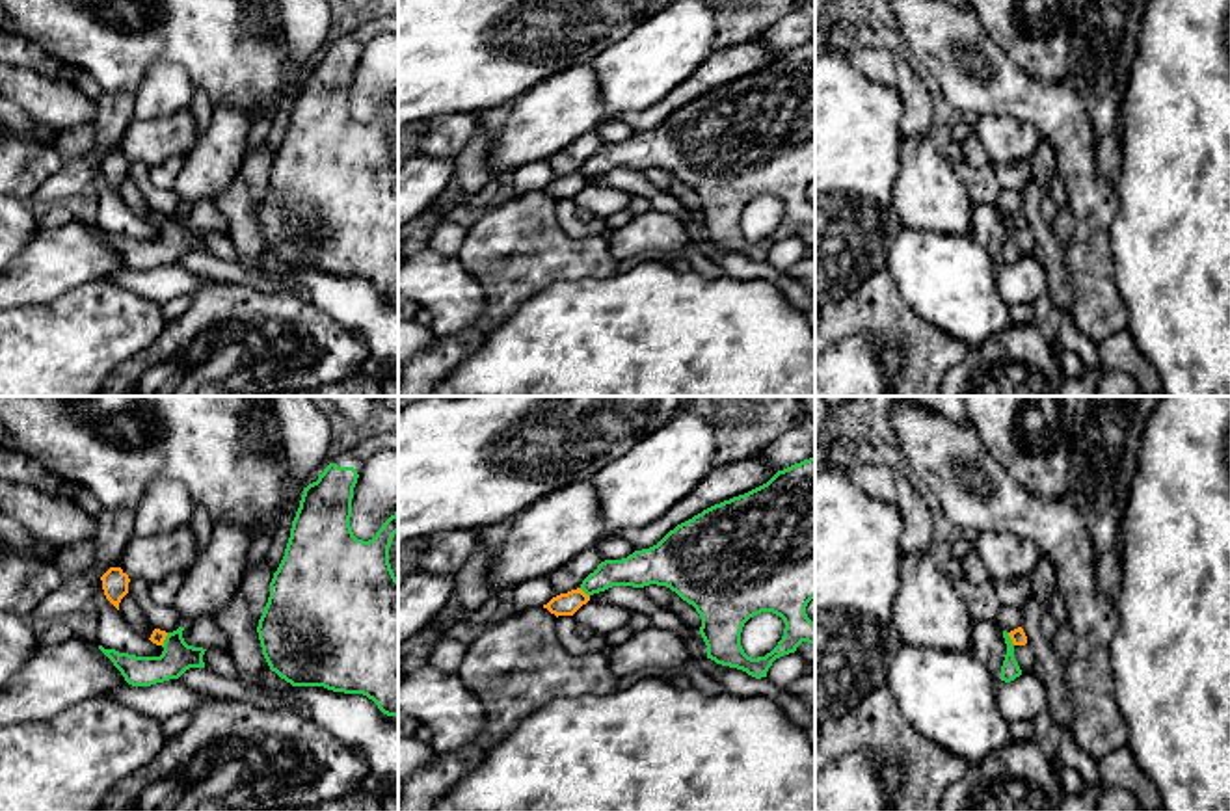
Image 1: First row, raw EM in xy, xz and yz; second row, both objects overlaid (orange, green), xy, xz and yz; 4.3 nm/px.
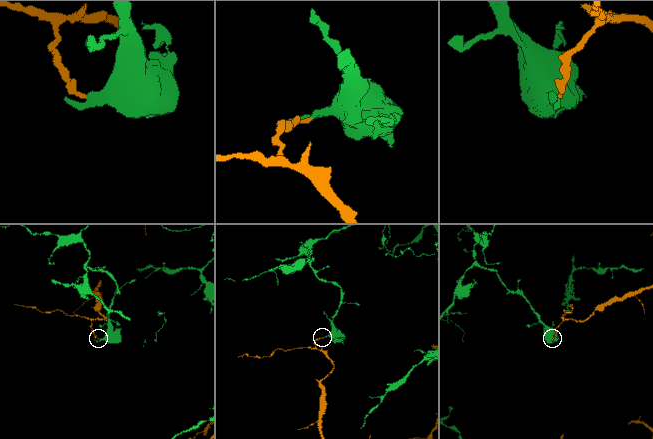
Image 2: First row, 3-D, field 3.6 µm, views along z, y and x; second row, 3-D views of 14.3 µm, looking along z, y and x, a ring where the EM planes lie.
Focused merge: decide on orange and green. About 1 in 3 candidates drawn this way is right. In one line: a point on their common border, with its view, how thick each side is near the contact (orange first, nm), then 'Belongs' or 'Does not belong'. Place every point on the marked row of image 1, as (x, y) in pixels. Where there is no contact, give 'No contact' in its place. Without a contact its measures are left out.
Touches orange at xy (164, 638). Thickness 60 nm (orange) against 140 nm. Does not belong

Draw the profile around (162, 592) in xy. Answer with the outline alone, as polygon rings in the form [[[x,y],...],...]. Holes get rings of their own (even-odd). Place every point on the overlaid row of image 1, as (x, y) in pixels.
[[[171,573],[164,580],[151,584],[151,597],[154,605],[169,608],[182,584],[184,573]]]

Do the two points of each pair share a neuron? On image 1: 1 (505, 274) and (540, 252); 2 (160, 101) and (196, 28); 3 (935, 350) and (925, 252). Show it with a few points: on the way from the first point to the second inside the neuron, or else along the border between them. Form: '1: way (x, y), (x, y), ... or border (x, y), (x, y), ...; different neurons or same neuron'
1: way (514, 265), (531, 252); same neuron
2: border (140, 80), (151, 66), (175, 62), (196, 86); different neurons
3: border (901, 294), (920, 317), (961, 339), (970, 348); different neurons

